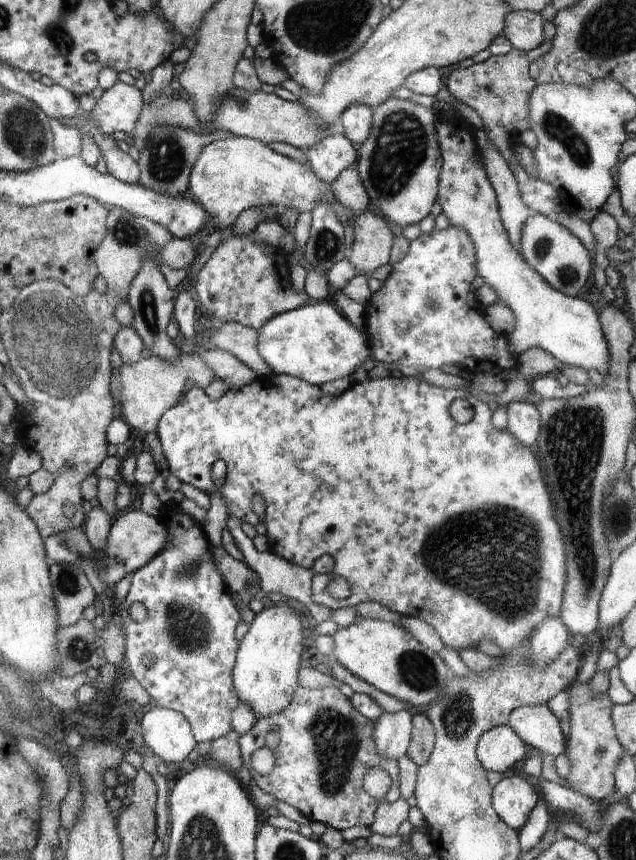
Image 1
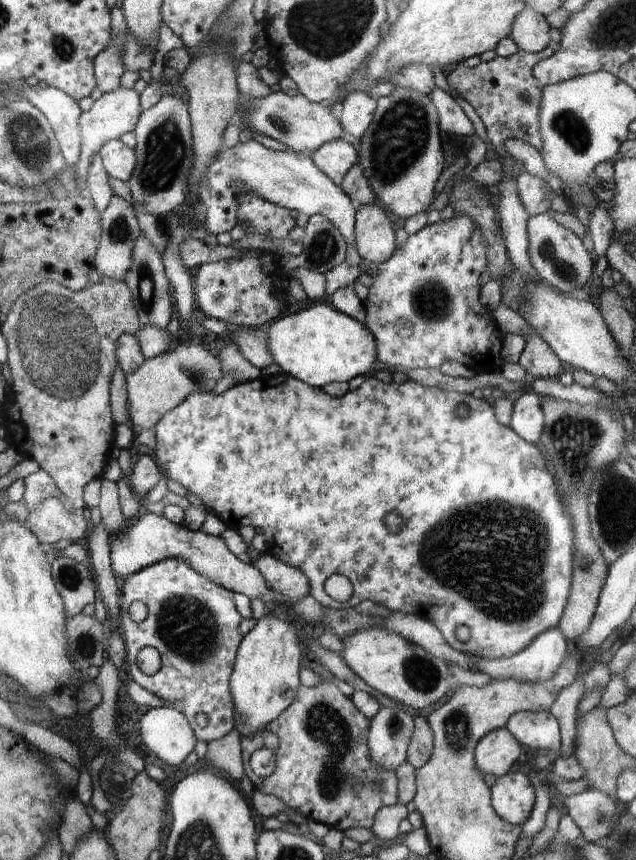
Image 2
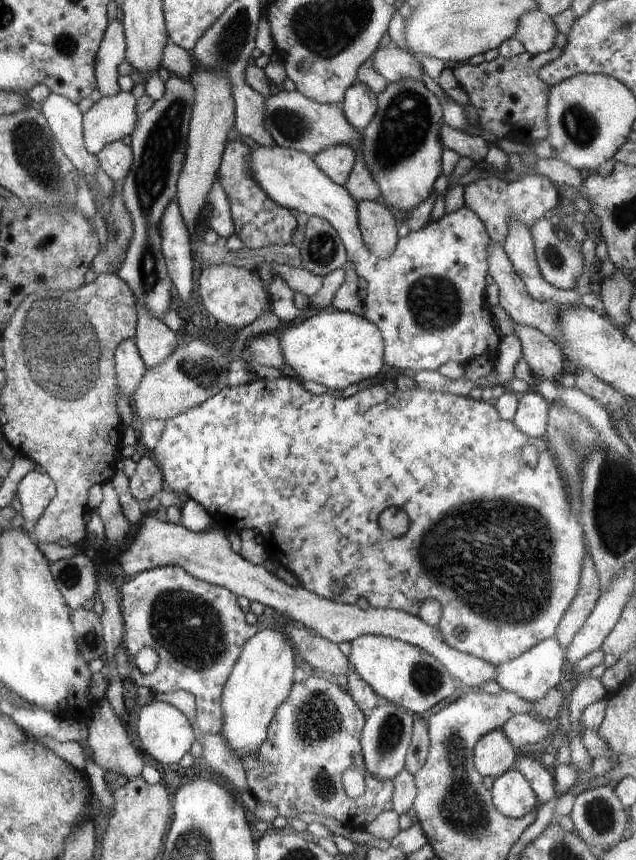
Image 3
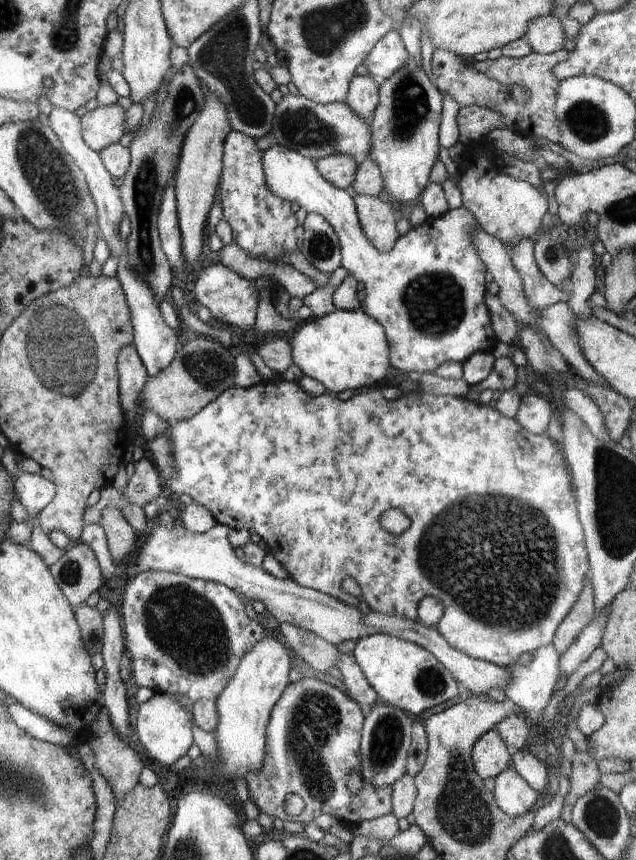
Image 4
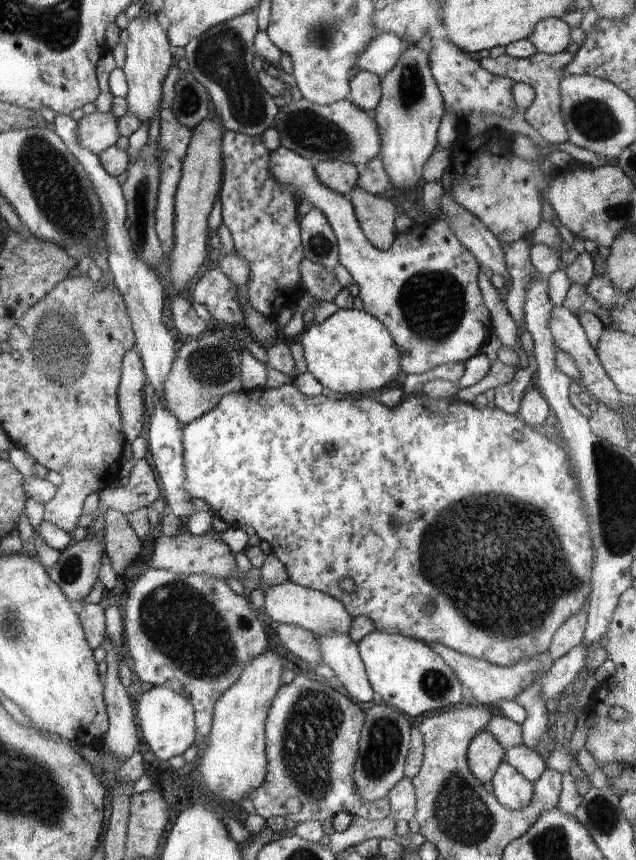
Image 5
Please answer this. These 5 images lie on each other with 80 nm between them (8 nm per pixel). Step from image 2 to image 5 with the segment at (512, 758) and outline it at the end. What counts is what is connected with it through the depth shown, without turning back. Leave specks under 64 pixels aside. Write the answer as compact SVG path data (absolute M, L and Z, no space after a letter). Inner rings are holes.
M482 730L470 741L467 748L467 763L476 780L486 784L493 779L504 755L502 745L492 734Z

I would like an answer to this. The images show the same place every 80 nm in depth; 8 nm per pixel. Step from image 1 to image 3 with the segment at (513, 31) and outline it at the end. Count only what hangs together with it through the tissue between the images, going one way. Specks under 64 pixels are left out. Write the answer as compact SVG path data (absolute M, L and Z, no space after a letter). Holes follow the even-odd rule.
M540 9L521 16L514 38L518 39L526 51L532 54L548 52L554 47L554 38L558 34L553 17Z

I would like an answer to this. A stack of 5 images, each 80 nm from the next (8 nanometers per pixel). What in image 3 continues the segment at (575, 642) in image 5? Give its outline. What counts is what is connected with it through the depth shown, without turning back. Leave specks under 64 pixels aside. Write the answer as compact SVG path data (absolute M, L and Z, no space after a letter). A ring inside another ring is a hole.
M587 552L577 595L574 597L572 604L568 607L566 614L562 617L556 629L556 635L561 637L563 644L566 644L569 638L575 636L584 626L586 619L594 610L600 595L600 583L596 567Z

